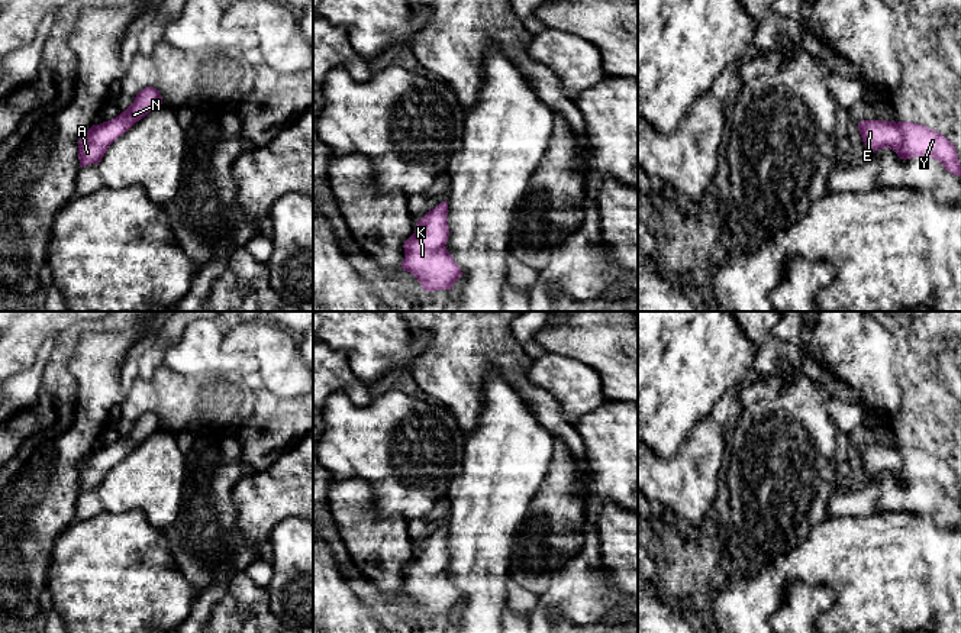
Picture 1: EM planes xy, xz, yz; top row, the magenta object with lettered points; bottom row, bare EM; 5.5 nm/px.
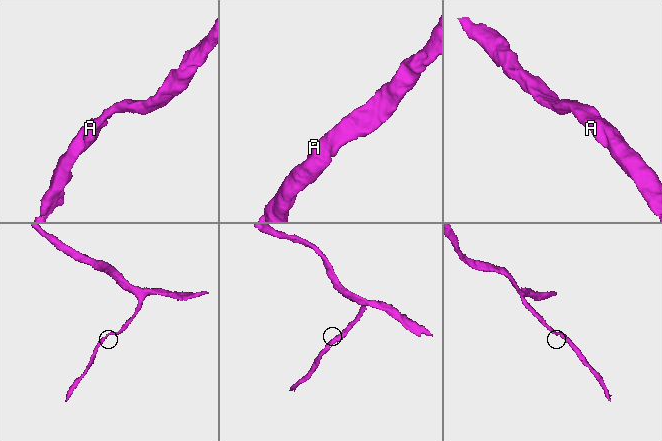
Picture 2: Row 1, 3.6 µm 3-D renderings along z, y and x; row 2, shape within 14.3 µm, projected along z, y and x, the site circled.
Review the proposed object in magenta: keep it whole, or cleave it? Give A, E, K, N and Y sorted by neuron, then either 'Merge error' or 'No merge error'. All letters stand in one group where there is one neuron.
Groups: A E K N Y. No merge error

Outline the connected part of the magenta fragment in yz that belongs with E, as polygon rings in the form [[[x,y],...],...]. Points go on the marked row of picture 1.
[[[862,120],[858,123],[862,142],[870,151],[893,149],[900,159],[933,158],[961,177],[958,154],[942,133],[913,122]]]

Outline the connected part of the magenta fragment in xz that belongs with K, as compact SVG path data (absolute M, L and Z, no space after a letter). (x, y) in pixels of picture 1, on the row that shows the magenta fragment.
M446 200L429 210L404 242L400 268L413 274L425 291L451 290L462 277L461 268L446 249L449 236Z

